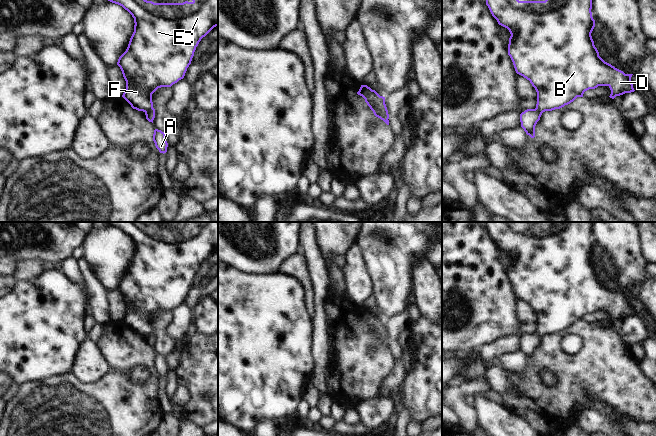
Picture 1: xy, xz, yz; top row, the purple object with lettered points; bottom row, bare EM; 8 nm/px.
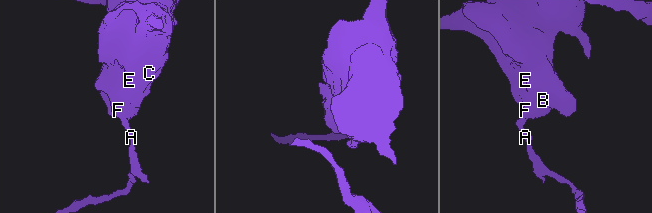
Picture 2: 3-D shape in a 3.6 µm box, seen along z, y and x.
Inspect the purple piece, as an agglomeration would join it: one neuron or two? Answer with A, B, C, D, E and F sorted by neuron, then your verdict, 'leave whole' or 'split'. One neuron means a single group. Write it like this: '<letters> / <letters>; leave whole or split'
A / B C D E F; split

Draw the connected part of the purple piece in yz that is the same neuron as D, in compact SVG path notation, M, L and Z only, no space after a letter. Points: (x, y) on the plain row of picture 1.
M485 222L492 240L497 244L498 248L507 252L511 258L508 268L508 279L510 280L515 295L517 298L523 300L530 305L537 316L536 332L541 336L552 335L560 333L565 329L573 326L577 321L583 321L585 315L595 313L598 310L608 310L611 314L610 322L614 323L616 320L625 317L634 316L631 301L633 298L625 298L623 295L615 292L611 288L605 286L600 280L597 272L594 269L591 257L595 251L595 244L592 241L592 222L545 222L545 225L527 225L527 222Z

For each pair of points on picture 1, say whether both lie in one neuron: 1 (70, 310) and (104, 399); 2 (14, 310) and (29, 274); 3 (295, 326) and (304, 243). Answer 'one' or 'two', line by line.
1: two
2: two
3: two

